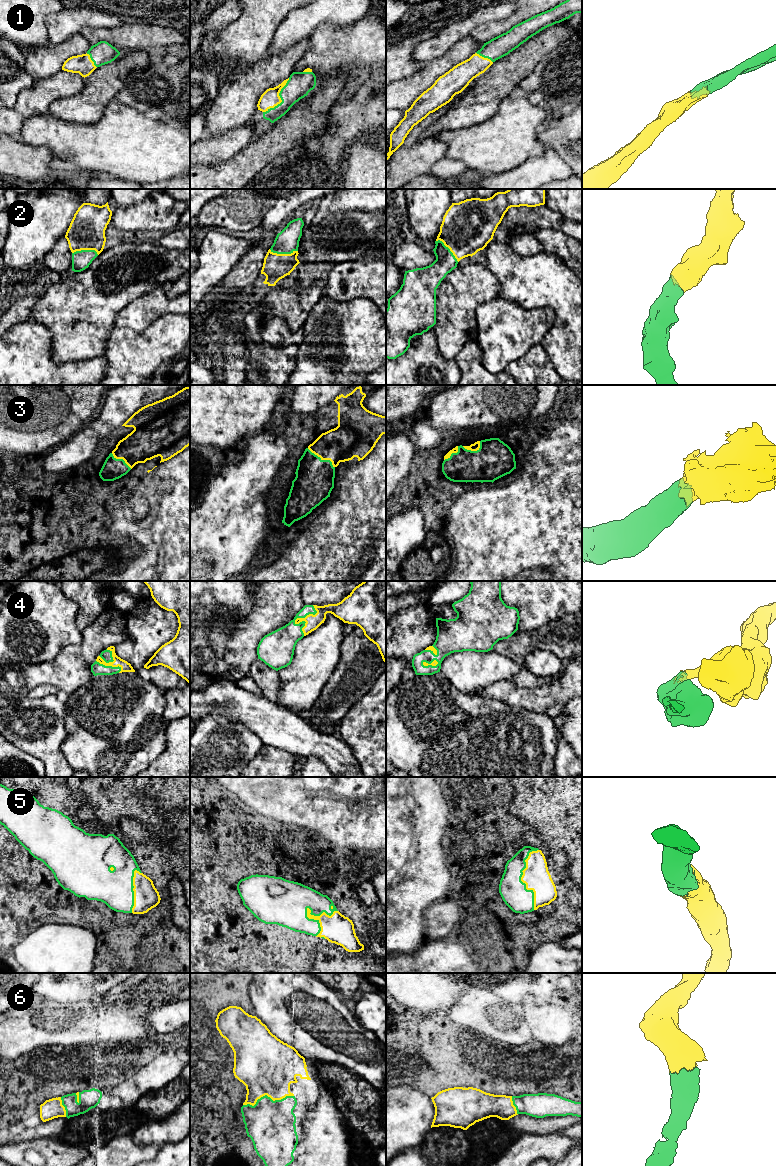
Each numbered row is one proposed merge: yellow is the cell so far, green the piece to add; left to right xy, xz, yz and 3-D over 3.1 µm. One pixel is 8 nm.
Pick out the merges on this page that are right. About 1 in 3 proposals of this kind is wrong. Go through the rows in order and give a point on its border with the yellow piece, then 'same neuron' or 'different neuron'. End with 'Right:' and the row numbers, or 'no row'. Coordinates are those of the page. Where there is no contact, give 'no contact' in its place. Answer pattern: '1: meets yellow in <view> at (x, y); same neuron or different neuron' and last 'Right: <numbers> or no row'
1: meets yellow in xz at (280, 99); same neuron
2: meets yellow in xz at (283, 254); same neuron
3: meets yellow in xz at (322, 459); same neuron
4: meets yellow in xz at (296, 619); same neuron
5: meets yellow in yz at (521, 878); same neuron
6: meets yellow in xz at (267, 1095); same neuron
Right: 1, 2, 3, 4, 5, 6

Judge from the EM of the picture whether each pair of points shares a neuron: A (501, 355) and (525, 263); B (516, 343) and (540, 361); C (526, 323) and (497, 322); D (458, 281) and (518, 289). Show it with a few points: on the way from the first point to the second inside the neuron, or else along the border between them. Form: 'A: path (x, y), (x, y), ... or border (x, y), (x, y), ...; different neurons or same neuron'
A: border (496, 296), (523, 307), (537, 308); different neurons
B: border (540, 343), (534, 344), (523, 355), (508, 365); different neurons
C: path (519, 323), (504, 323); same neuron
D: border (487, 267), (499, 283), (499, 290), (496, 296); different neurons

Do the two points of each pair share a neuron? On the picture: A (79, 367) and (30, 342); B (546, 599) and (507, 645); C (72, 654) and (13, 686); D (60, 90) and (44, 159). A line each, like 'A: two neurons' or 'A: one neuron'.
A: one neuron
B: two neurons
C: one neuron
D: two neurons

